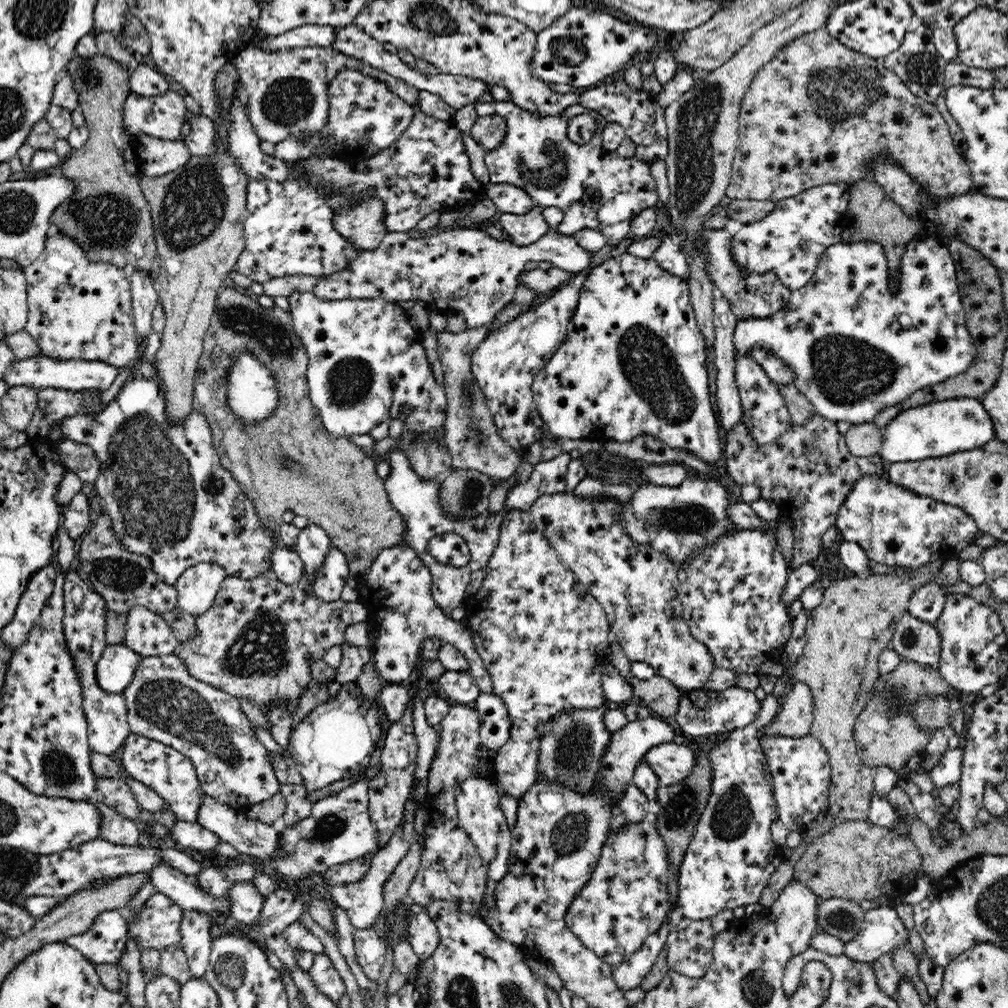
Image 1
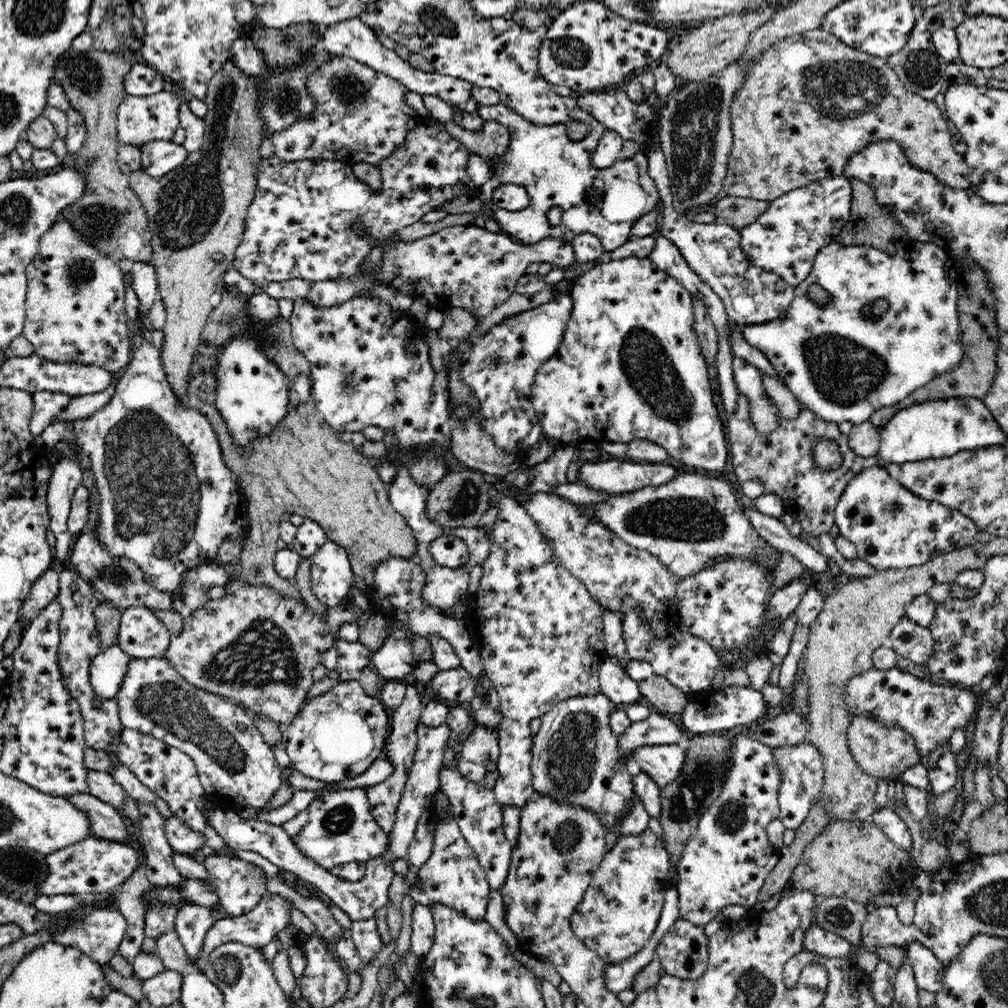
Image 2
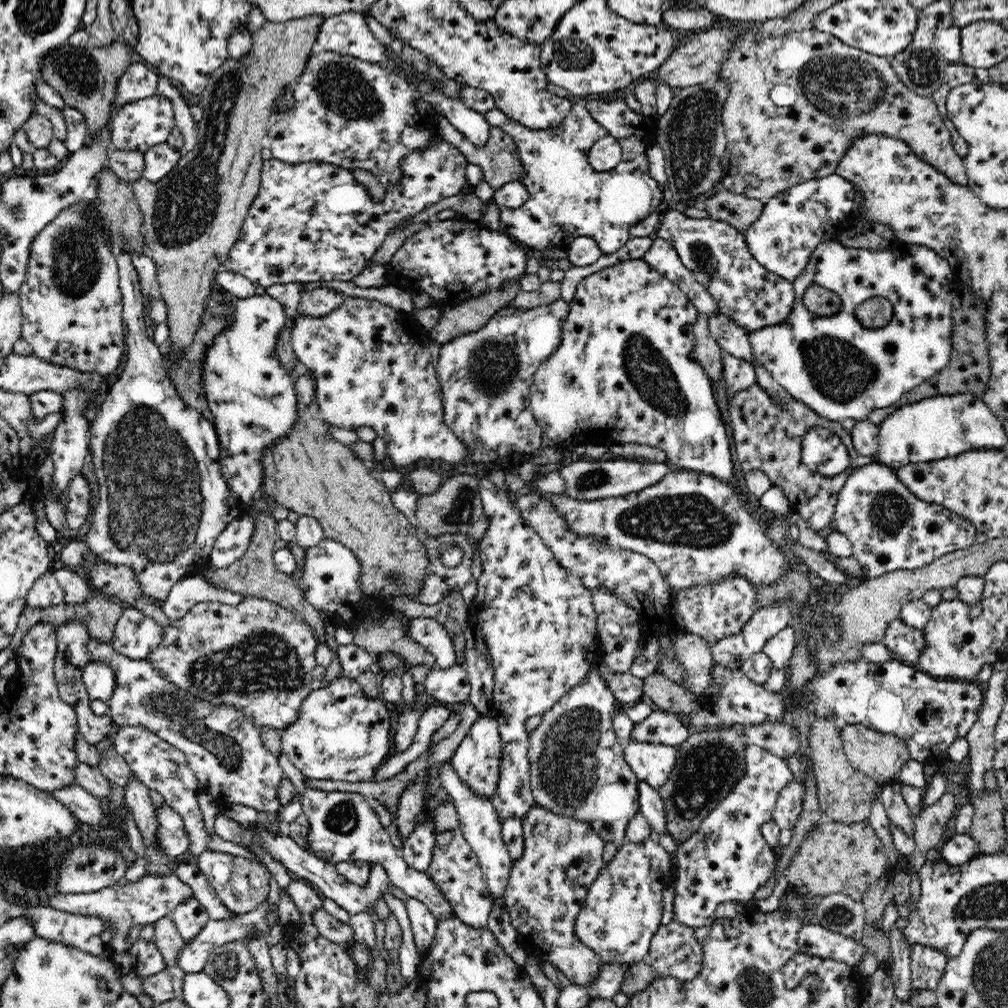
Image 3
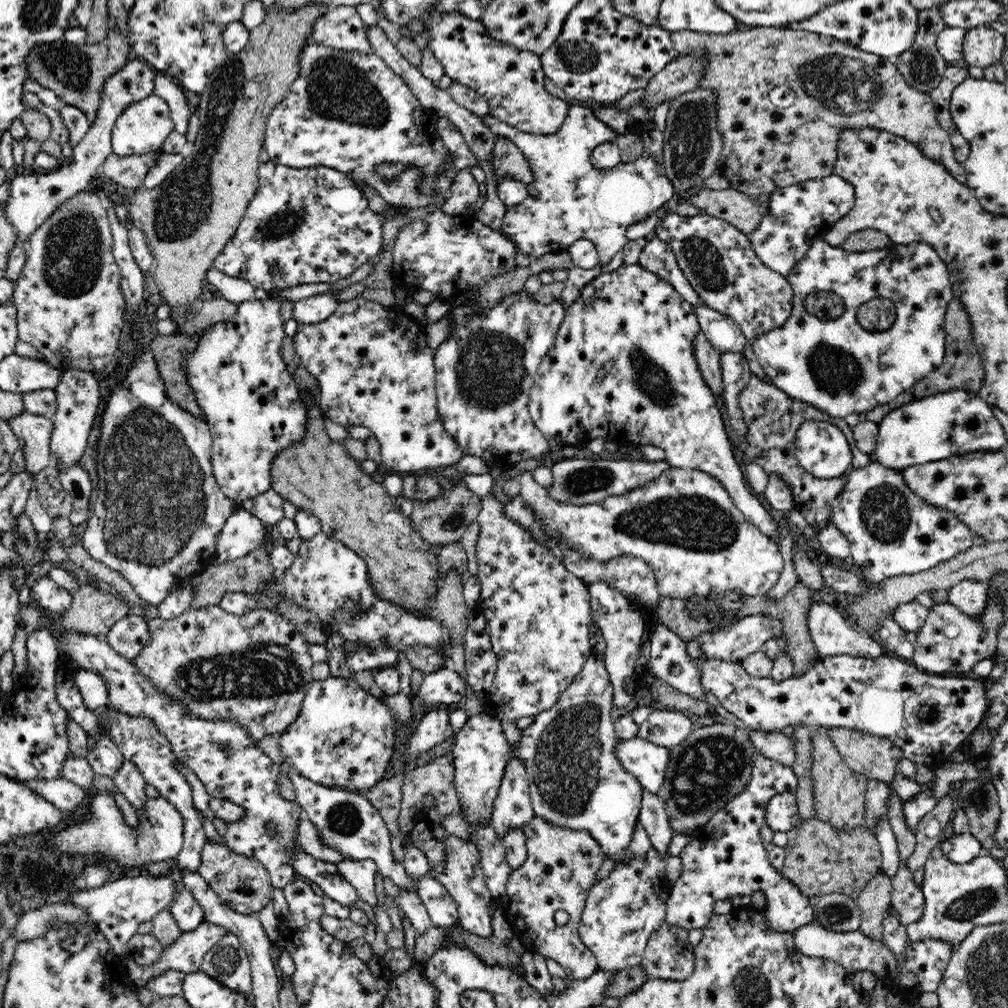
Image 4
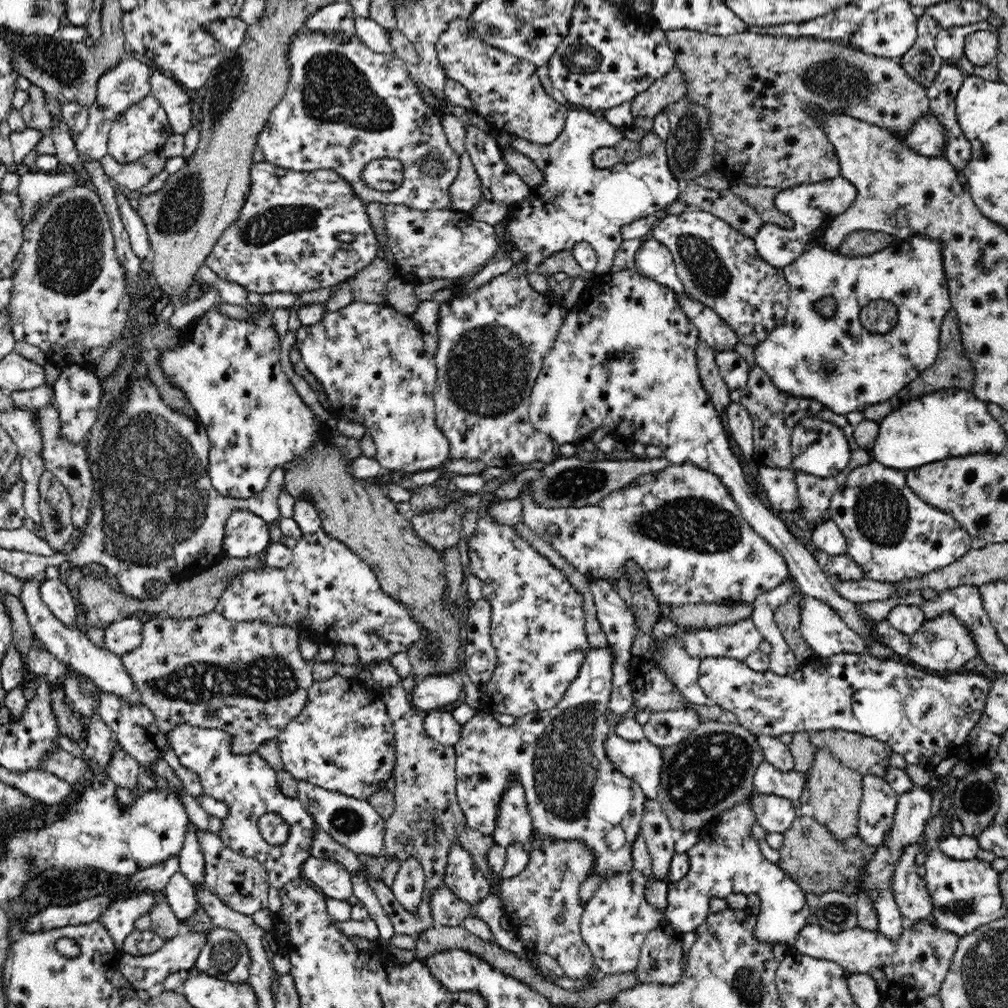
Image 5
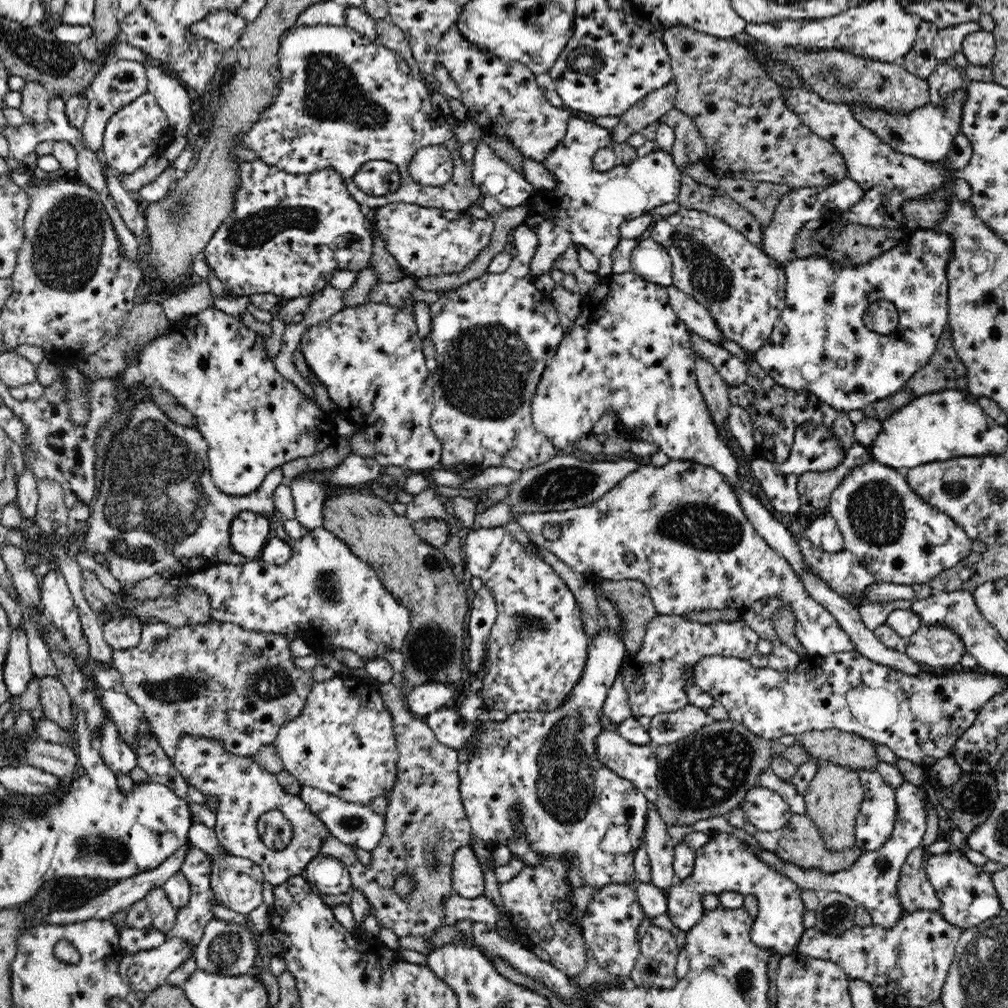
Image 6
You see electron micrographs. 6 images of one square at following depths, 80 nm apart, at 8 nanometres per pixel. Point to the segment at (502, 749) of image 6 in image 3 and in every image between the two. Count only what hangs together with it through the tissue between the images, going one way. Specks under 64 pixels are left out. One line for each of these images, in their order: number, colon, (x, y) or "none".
3: (578, 769)
4: (575, 778)
5: (573, 790)

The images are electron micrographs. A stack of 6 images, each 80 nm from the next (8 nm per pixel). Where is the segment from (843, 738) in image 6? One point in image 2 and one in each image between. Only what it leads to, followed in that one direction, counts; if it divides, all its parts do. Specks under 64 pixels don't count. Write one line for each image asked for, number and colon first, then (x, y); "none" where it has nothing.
2: (883, 751)
3: (880, 756)
4: (865, 753)
5: (865, 754)

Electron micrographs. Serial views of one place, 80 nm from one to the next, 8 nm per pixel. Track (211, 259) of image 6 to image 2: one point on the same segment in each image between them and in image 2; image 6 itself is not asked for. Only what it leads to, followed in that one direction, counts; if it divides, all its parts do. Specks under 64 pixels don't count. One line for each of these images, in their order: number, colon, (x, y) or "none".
2: (298, 223)
3: (312, 221)
4: (313, 224)
5: (298, 231)

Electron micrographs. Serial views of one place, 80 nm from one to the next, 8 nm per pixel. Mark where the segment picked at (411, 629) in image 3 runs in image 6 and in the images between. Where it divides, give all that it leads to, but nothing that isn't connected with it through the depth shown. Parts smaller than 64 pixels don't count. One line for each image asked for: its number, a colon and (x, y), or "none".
4: (328, 578)
5: (328, 586)
6: (326, 596)

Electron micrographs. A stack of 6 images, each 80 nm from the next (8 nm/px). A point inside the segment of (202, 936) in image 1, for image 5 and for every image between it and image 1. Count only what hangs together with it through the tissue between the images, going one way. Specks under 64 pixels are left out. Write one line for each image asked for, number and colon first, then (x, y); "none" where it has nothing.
2: (192, 923)
3: (190, 917)
4: (189, 915)
5: (179, 893)

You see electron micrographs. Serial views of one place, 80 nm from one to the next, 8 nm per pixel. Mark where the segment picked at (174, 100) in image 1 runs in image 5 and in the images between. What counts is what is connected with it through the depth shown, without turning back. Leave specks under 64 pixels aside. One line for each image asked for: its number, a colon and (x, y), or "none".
2: (155, 118)
3: (138, 125)
4: (143, 127)
5: (144, 127)

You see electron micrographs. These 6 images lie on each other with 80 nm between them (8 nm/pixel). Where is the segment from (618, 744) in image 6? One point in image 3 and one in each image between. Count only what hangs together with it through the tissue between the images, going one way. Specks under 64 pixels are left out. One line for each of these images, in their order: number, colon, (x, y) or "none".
3: (654, 763)
4: (648, 762)
5: (642, 761)

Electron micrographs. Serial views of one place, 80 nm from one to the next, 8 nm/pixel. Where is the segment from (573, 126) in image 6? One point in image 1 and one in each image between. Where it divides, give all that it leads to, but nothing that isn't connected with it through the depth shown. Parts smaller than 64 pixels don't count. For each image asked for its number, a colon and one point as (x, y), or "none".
1: (597, 189)
2: (555, 170)
3: (567, 198)
4: (569, 199)
5: (578, 202)

